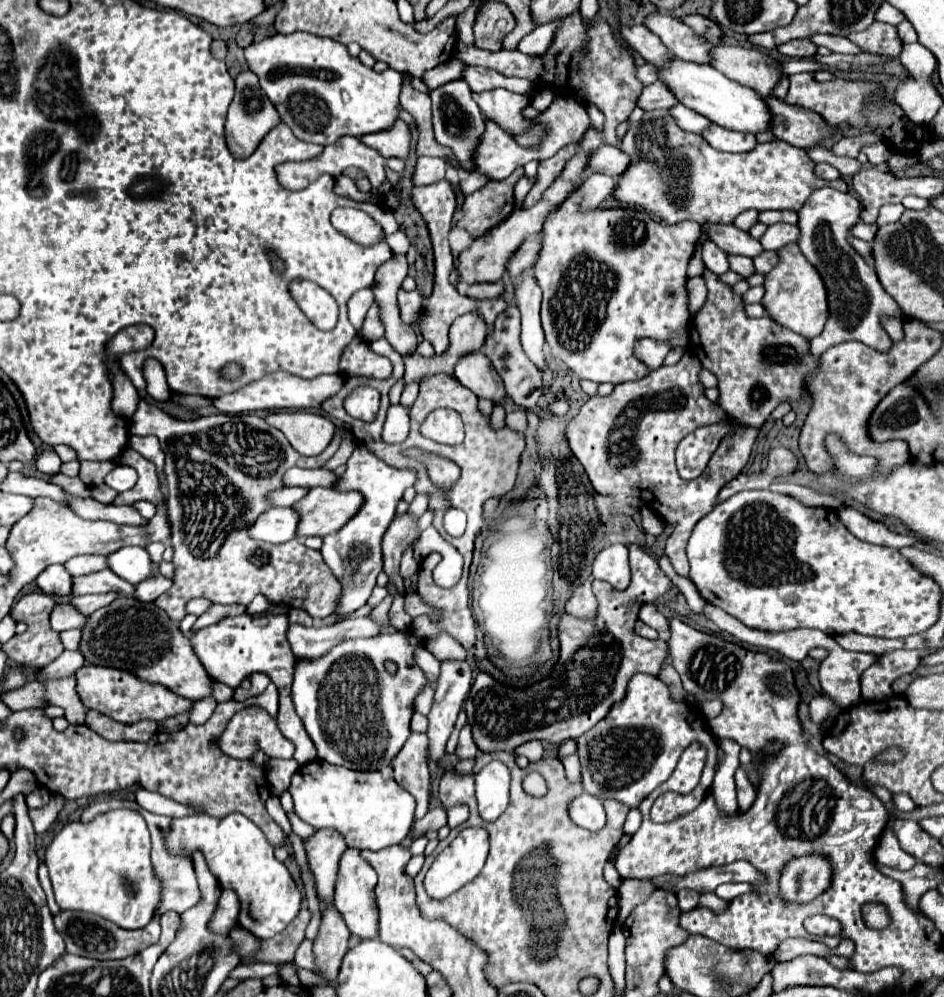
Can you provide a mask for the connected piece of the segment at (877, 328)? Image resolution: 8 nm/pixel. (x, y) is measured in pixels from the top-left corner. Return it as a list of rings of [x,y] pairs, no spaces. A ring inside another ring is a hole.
[[[824,187],[808,197],[798,217],[798,247],[820,273],[828,293],[828,321],[822,335],[810,341],[810,353],[820,357],[828,347],[844,341],[860,341],[876,351],[886,353],[892,347],[892,339],[880,319],[904,319],[904,315],[898,303],[894,303],[894,299],[880,285],[874,267],[870,267],[850,245],[850,229],[860,223],[860,203],[850,193]]]

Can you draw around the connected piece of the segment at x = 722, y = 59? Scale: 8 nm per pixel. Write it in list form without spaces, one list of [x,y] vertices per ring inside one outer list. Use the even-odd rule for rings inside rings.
[[[716,45],[710,65],[722,71],[728,79],[738,81],[766,97],[772,93],[776,81],[782,77],[776,67],[770,67],[770,61],[772,57],[768,57],[760,49]]]

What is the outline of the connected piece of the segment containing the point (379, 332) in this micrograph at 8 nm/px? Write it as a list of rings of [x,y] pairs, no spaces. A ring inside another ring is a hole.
[[[372,305],[364,323],[362,323],[362,329],[360,329],[360,335],[362,339],[366,339],[368,343],[372,343],[374,339],[380,339],[384,336],[384,327],[381,321],[378,321],[378,307]]]

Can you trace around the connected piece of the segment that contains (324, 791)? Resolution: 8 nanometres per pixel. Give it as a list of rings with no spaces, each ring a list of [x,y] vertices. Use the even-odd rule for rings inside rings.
[[[326,761],[302,765],[290,783],[296,815],[316,831],[338,831],[348,847],[380,851],[406,839],[414,821],[414,797],[394,779],[384,779],[380,771],[352,771]]]

